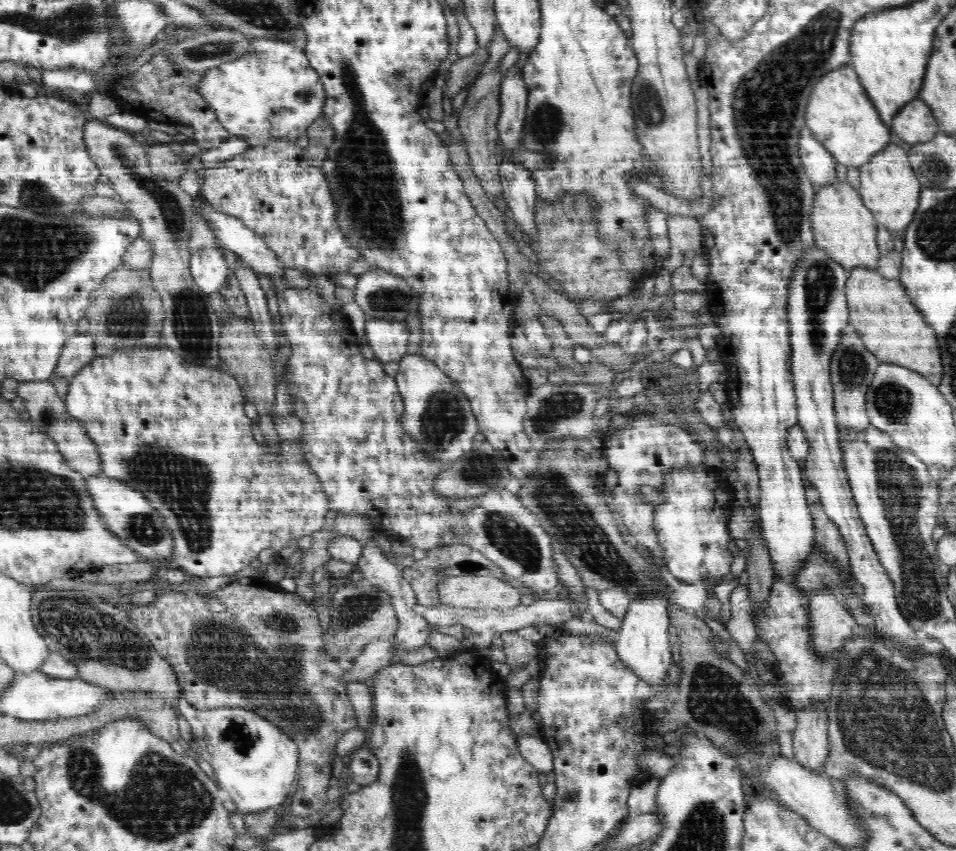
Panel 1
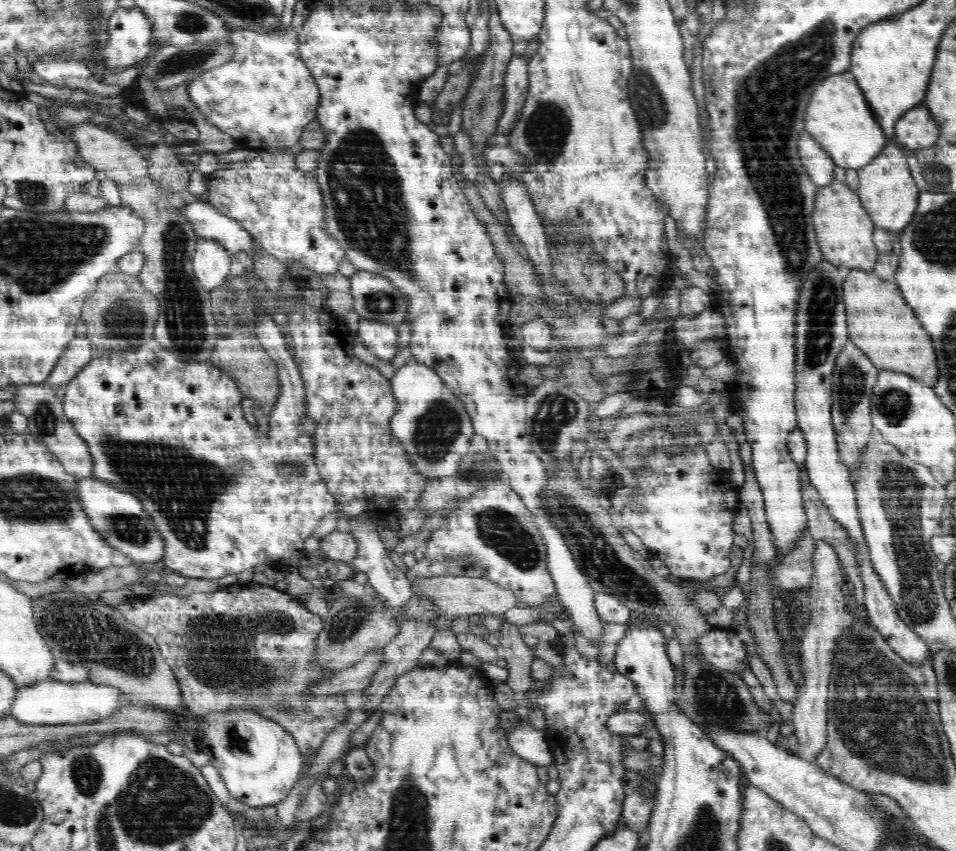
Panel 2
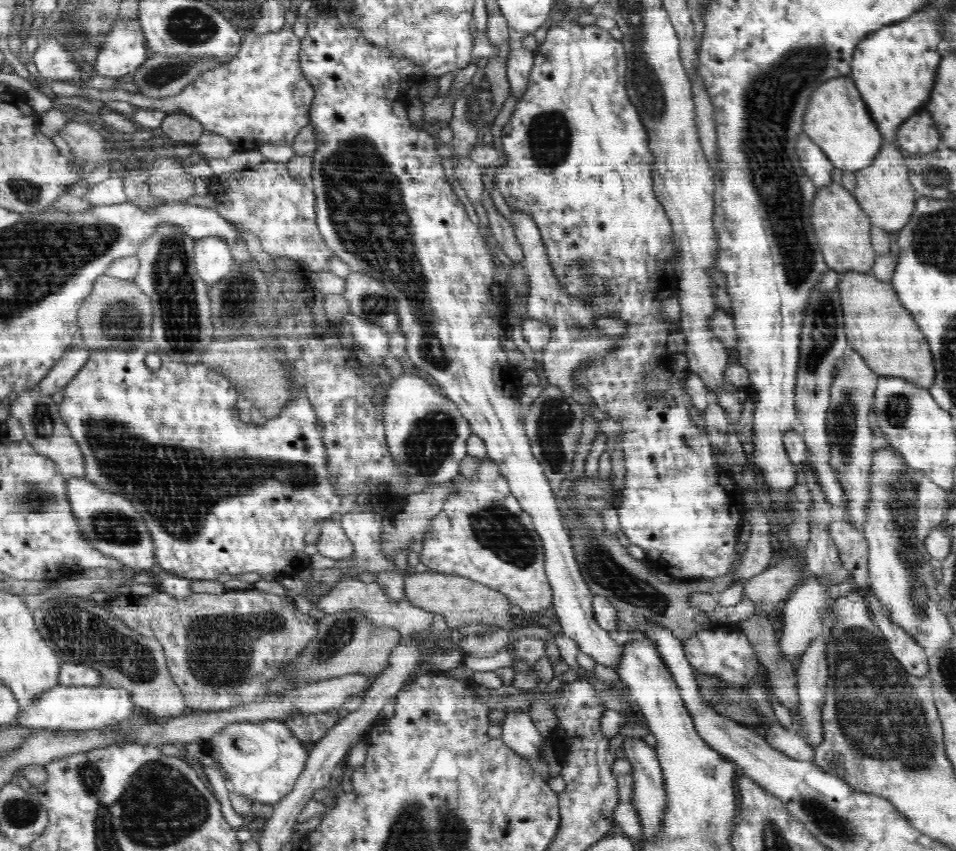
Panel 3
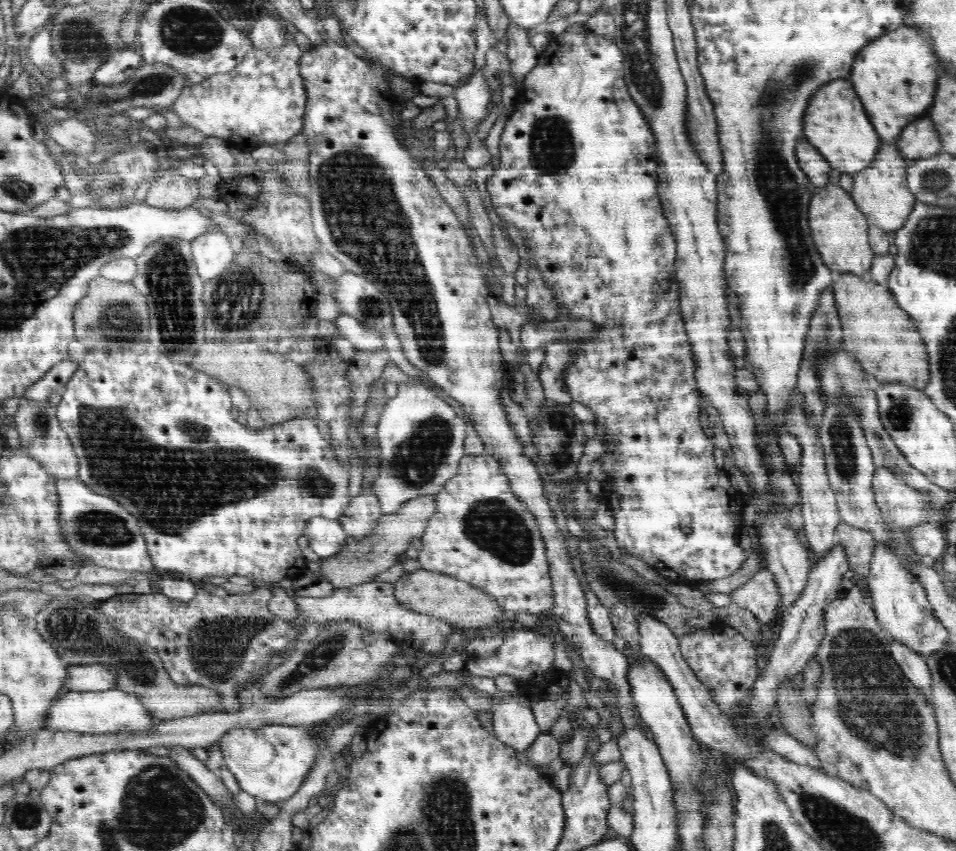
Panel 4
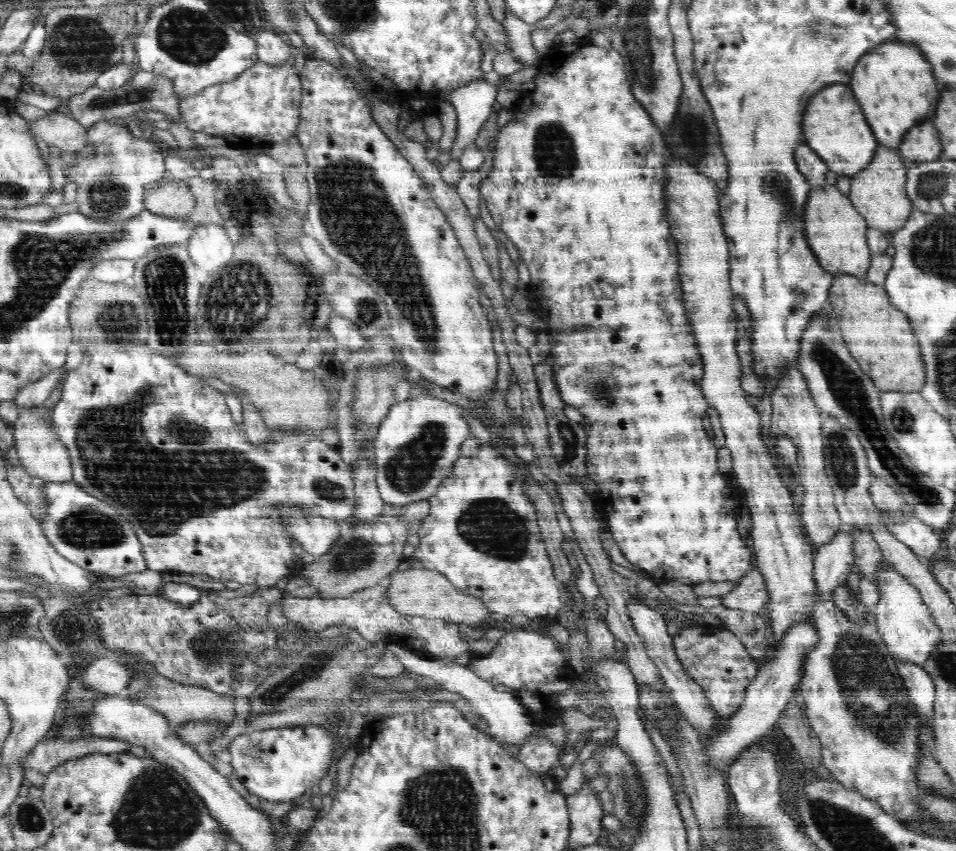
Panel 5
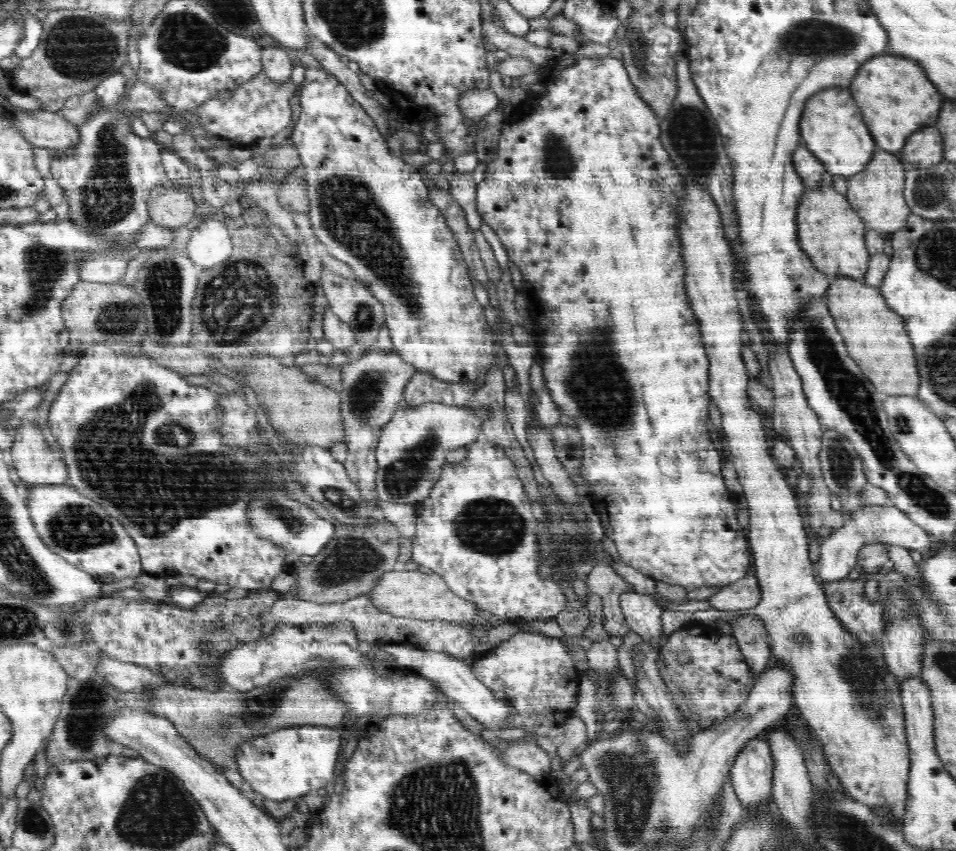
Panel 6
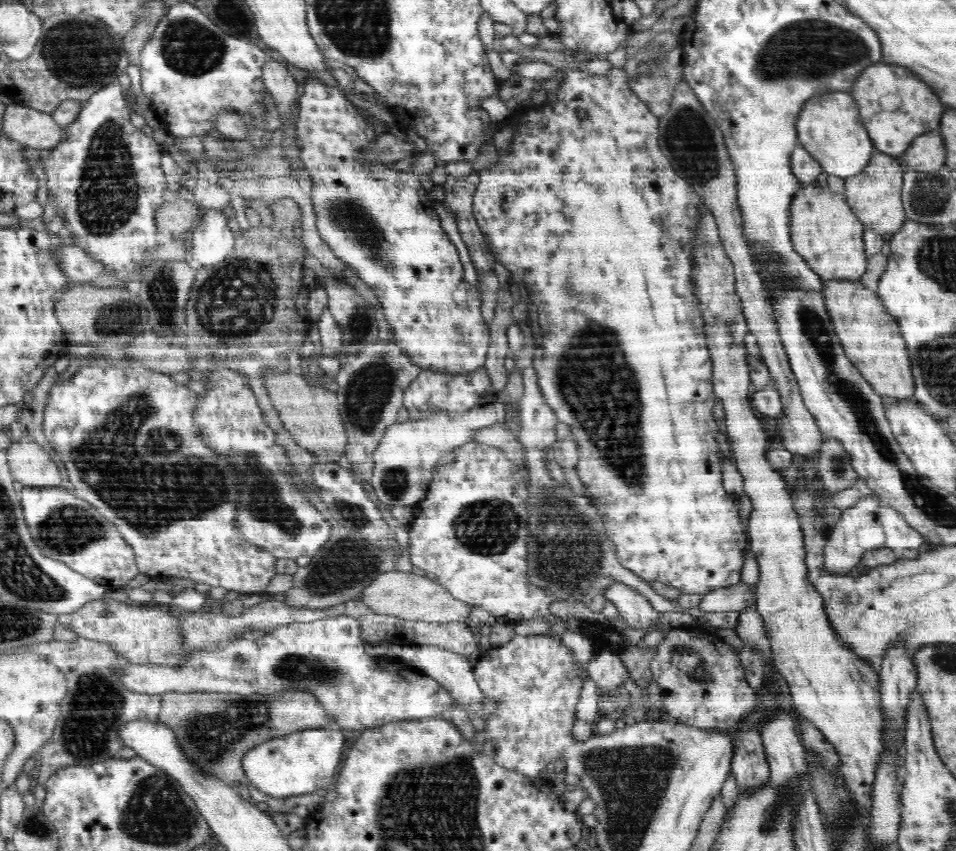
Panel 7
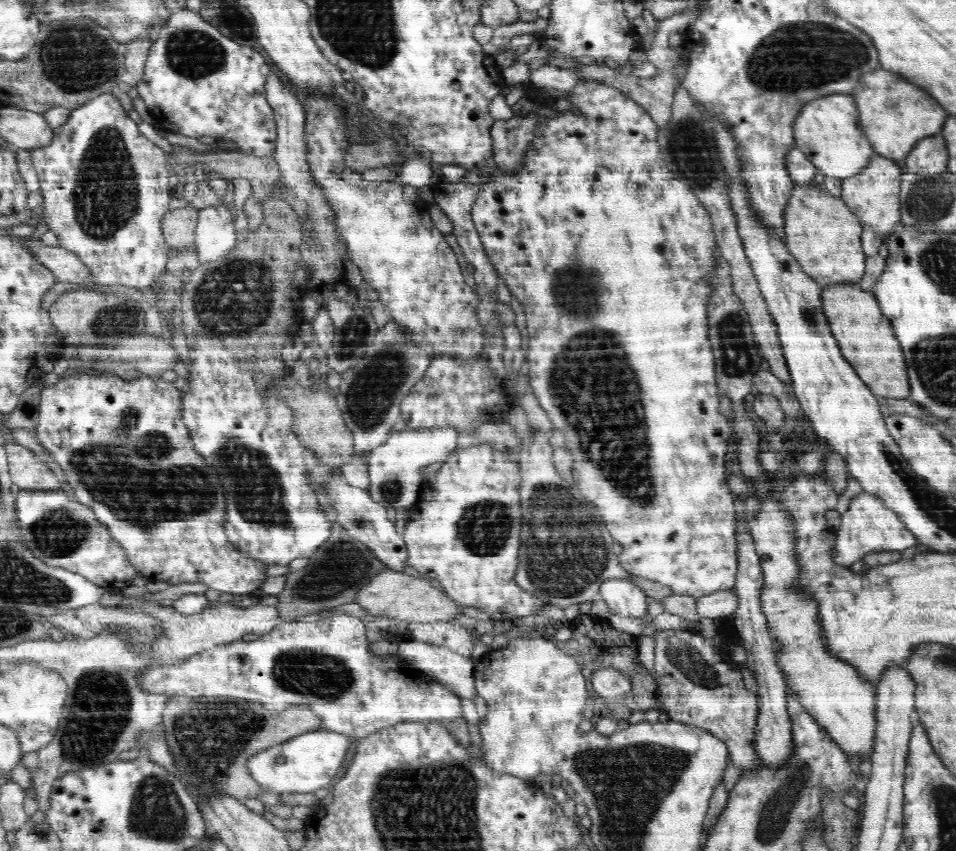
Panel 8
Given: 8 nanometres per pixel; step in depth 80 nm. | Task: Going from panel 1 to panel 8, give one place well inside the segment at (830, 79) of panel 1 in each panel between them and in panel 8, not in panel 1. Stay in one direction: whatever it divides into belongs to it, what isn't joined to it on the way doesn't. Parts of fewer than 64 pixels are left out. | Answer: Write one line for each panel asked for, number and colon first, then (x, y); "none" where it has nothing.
2: (838, 117)
3: (852, 144)
4: (835, 123)
5: (847, 145)
6: (832, 128)
7: (829, 127)
8: (827, 131)

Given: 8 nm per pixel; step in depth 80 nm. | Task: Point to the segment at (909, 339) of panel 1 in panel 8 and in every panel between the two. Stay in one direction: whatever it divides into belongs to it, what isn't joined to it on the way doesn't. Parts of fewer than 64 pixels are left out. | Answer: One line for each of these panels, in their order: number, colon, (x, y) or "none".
2: (878, 319)
3: (876, 325)
4: (885, 342)
5: (880, 337)
6: (875, 337)
7: (871, 339)
8: (866, 339)

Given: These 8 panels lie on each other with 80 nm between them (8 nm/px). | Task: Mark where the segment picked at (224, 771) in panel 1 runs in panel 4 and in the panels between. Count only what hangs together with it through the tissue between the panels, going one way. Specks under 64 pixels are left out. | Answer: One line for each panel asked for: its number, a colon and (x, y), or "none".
2: (260, 763)
3: (262, 759)
4: (270, 763)

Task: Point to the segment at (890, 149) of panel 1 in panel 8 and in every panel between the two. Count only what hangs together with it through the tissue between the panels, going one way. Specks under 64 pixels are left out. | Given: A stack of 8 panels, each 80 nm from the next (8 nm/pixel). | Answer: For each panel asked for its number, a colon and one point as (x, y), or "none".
2: (886, 189)
3: (883, 189)
4: (880, 191)
5: (878, 193)
6: (876, 193)
7: (874, 195)
8: (872, 195)

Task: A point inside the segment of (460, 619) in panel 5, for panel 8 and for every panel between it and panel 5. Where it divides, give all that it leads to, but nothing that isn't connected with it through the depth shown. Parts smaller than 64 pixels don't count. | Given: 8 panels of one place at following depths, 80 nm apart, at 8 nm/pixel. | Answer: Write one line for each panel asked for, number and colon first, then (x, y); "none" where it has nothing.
6: (415, 595)
7: (408, 596)
8: (392, 594)

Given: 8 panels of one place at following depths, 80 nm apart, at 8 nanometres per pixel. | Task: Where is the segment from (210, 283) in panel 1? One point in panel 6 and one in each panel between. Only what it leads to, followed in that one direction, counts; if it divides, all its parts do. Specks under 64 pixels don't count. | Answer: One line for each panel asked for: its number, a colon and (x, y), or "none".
2: (211, 263)
3: (212, 257)
4: (212, 253)
5: (210, 248)
6: (211, 243)

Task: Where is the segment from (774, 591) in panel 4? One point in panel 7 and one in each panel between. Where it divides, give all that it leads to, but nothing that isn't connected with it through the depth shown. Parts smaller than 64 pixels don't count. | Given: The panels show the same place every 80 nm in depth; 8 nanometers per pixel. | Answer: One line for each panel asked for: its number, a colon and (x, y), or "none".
5: (749, 593)
6: (744, 593)
7: (733, 598)

